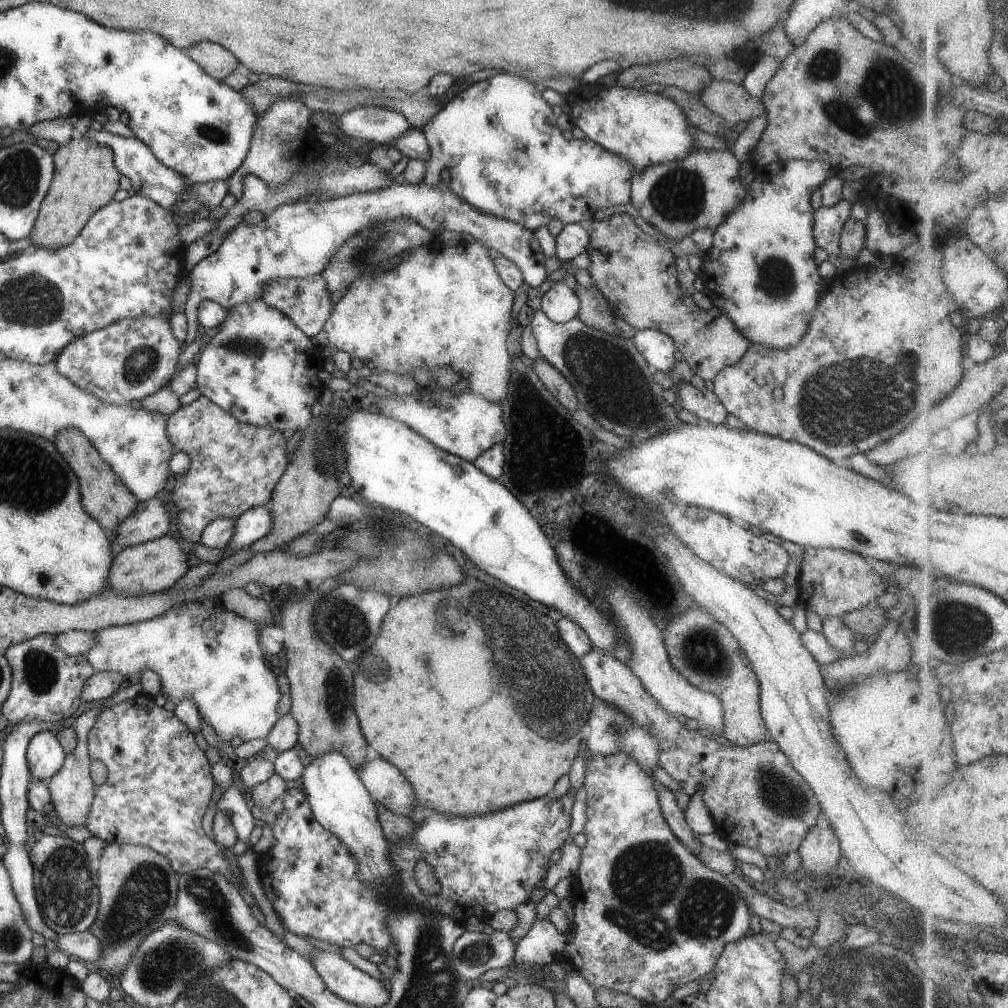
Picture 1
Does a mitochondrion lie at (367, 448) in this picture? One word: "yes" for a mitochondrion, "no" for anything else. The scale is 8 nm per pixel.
no

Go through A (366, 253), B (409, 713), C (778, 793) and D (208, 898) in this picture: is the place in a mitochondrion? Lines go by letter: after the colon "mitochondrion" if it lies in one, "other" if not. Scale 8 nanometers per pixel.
A: mitochondrion
B: other
C: mitochondrion
D: mitochondrion

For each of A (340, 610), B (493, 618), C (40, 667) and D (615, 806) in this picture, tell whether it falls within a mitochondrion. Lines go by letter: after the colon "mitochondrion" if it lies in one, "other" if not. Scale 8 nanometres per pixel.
A: mitochondrion
B: mitochondrion
C: mitochondrion
D: other

